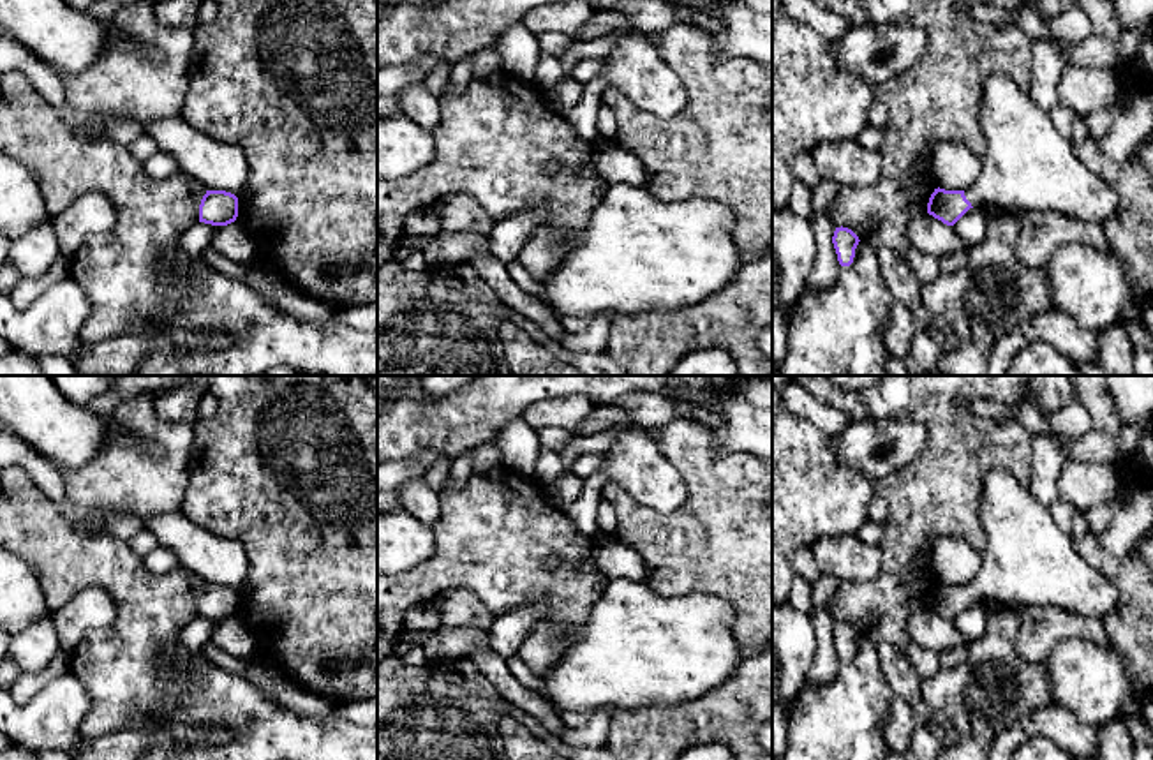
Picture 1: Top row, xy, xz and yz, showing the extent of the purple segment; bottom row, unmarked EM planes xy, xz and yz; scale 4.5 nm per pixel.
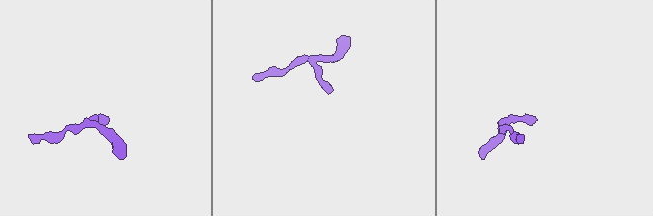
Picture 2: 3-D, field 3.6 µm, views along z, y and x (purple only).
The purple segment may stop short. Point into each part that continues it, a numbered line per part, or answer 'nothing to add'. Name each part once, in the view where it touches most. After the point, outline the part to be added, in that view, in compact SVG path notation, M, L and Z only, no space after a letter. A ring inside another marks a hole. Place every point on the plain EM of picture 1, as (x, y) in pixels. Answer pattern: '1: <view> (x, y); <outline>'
1: yz (1028, 561); M991 469L980 494L980 524L986 548L975 578L964 585L971 601L994 600L1008 607L1054 607L1081 617L1105 617L1121 601L1118 587L1091 568L1028 487L1010 473Z

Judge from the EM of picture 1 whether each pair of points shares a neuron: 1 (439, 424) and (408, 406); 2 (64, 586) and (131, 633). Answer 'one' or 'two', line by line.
1: one
2: one

